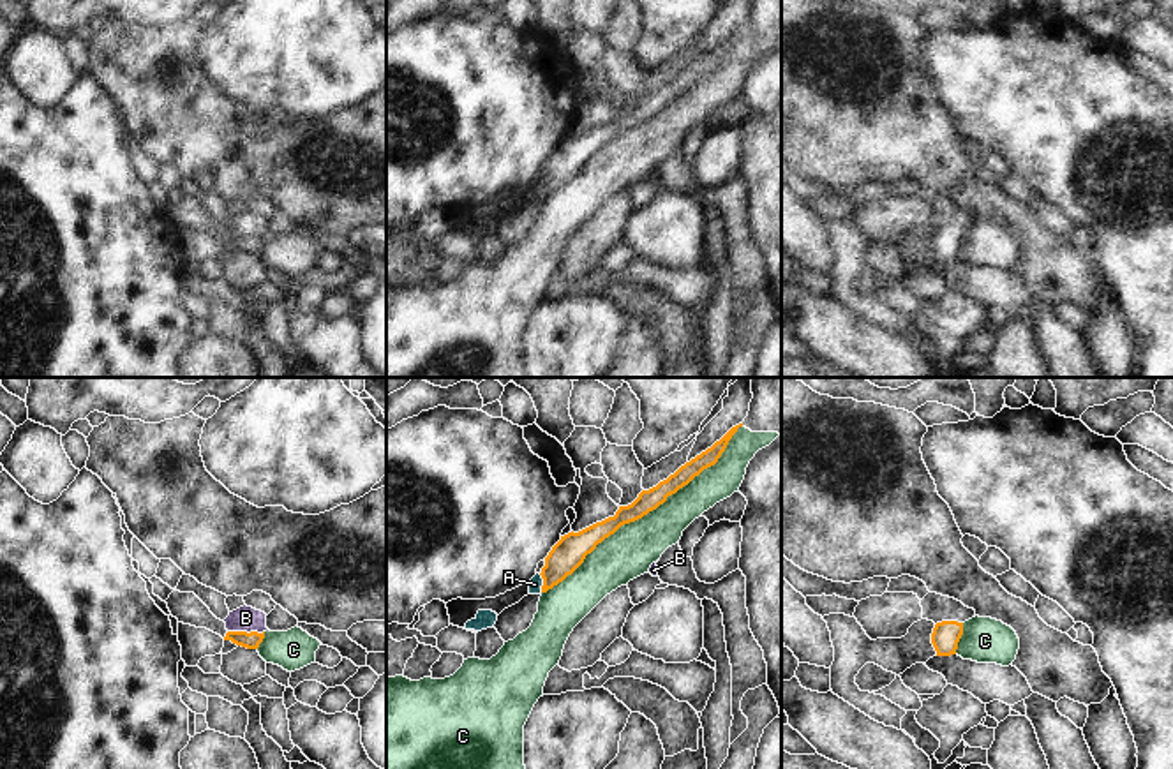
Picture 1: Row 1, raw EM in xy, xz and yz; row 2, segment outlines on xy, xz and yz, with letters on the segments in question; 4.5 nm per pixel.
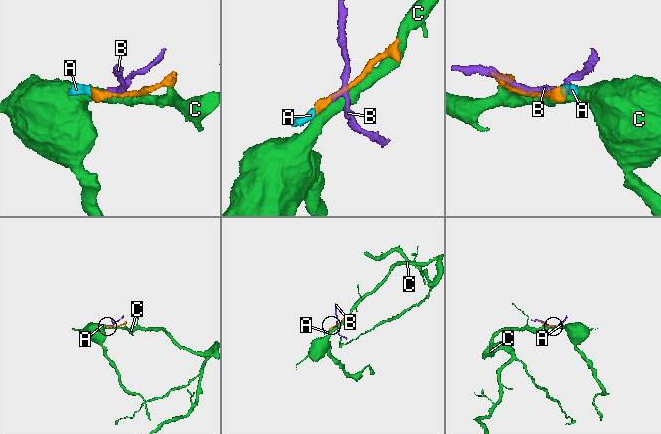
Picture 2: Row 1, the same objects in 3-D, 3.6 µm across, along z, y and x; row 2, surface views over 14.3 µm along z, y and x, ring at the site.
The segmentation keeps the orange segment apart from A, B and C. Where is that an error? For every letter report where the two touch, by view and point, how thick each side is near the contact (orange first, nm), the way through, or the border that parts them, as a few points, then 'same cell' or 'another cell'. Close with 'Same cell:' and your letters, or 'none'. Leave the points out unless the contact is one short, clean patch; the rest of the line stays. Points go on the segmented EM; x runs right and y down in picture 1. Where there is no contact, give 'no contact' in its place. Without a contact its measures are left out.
A: xz (544, 582) | 150/60 nm | across xz (570, 551), (544, 582), (535, 584) | same cell
B: xy (246, 632) | 80/110 nm | along xy (228, 630), (263, 632) | another cell
C: xz (646, 514) | 100/220 nm | along xz (741, 425), (713, 464), (621, 524), (542, 593) | another cell
Same cell: A

